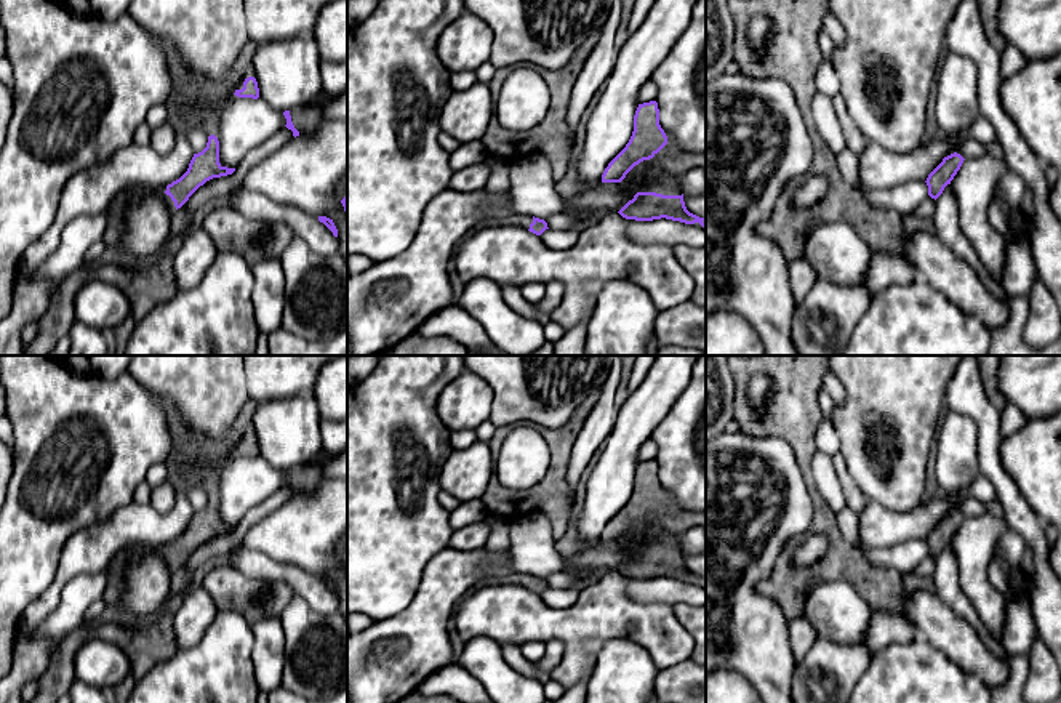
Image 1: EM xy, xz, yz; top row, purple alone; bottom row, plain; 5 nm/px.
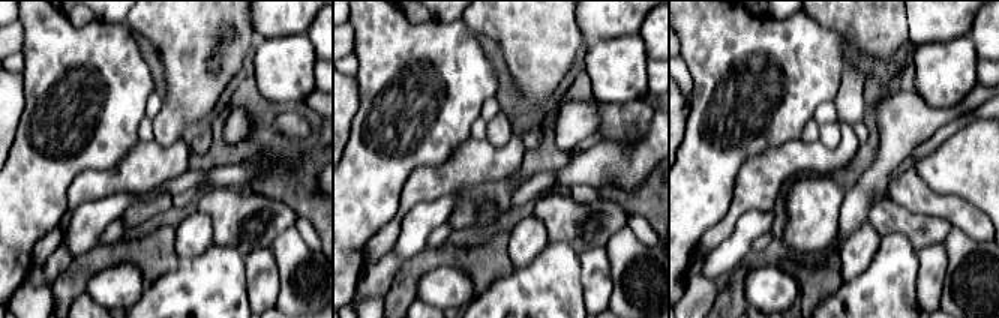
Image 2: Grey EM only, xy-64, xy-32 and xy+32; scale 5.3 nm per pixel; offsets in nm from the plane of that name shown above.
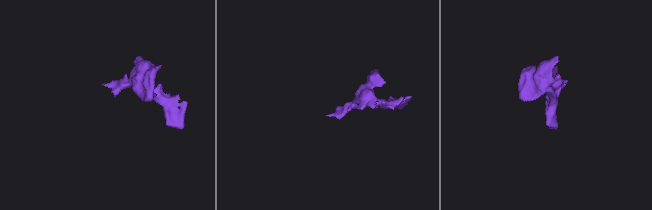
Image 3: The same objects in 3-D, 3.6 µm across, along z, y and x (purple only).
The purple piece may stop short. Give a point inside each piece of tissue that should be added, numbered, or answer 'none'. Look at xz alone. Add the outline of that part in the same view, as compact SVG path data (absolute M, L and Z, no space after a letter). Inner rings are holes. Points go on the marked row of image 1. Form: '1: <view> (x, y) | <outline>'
1: xz (677, 164) | M672 141L653 157L661 162L669 173L667 181L651 181L643 184L642 192L656 192L663 195L682 195L677 179L691 175L695 170L706 168L706 154L679 152Z
2: xz (514, 220) | M515 213L507 218L482 221L475 226L474 231L480 231L480 229L490 227L490 226L520 226L520 227L530 229L531 223L533 223L533 216Z

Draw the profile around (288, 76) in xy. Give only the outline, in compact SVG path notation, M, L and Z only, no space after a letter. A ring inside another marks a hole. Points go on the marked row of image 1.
M312 35L258 45L253 70L259 98L278 112L314 102L323 91L320 66Z

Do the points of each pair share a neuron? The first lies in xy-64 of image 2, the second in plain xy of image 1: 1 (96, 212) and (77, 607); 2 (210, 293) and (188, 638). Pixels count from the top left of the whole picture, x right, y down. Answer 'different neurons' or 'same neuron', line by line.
1: same neuron
2: different neurons

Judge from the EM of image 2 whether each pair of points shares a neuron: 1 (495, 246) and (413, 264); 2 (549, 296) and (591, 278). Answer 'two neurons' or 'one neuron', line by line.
1: one neuron
2: two neurons

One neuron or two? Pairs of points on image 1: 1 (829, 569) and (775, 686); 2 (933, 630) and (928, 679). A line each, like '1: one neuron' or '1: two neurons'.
1: two neurons
2: two neurons

